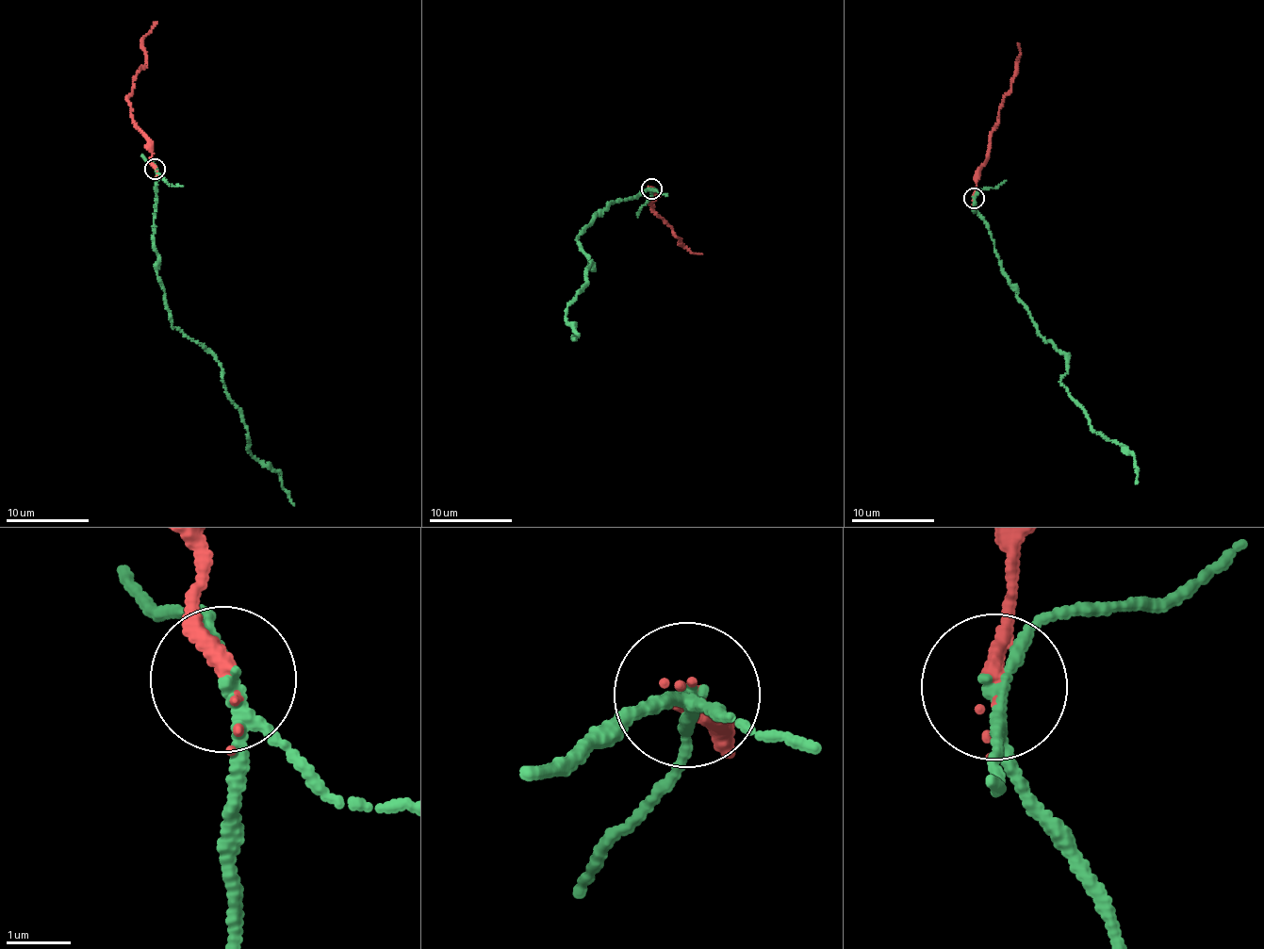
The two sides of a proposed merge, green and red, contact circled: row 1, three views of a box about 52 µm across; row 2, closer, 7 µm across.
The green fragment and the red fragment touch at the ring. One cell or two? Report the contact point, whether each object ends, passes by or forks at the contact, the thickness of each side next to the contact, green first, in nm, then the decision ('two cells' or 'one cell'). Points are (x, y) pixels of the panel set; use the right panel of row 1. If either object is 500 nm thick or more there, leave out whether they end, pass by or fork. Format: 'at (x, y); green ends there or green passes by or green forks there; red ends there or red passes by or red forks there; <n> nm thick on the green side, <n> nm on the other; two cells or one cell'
at (974, 198); green forks there; red ends there; 150 nm thick on the green side, 280 nm on the other; two cells

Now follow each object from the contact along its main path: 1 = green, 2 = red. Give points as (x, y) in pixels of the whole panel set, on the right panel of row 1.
1: (973, 199), (1015, 297), (1046, 340), (1067, 358), (1068, 373), (1060, 379), (1088, 424), (1134, 457), (1137, 483)
2: (973, 199), (976, 171), (990, 149), (999, 106), (1011, 88), (1020, 52), (1017, 43)

